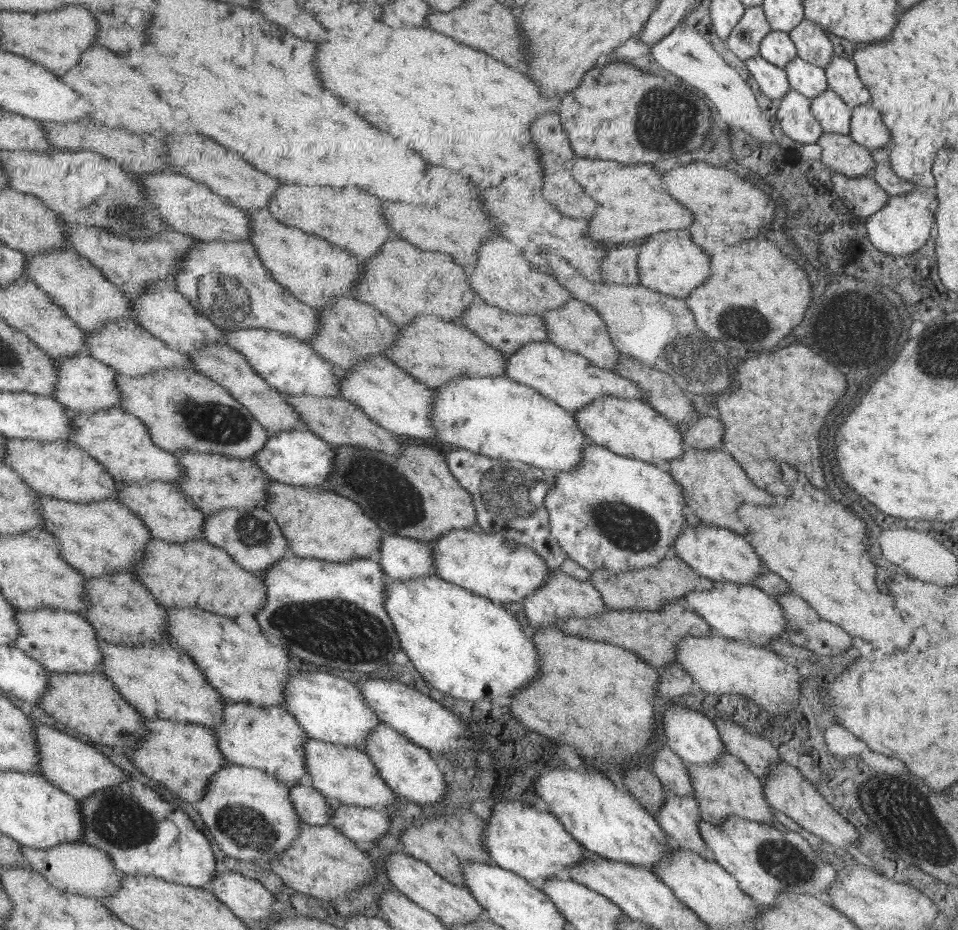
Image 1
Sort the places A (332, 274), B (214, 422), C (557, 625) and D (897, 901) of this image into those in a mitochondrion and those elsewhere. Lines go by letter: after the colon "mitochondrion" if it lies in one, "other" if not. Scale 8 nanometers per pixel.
A: other
B: mitochondrion
C: other
D: other

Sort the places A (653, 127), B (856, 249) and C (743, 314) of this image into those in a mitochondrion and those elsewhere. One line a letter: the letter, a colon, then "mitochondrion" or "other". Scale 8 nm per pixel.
A: mitochondrion
B: other
C: mitochondrion

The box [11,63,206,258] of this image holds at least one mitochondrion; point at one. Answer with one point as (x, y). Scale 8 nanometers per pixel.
(124, 214)

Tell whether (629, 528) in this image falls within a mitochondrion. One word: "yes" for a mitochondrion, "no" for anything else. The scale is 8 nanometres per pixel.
yes

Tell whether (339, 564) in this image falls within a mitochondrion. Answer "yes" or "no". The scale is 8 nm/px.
no

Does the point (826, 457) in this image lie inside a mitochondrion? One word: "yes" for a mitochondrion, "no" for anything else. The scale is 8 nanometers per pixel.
no

